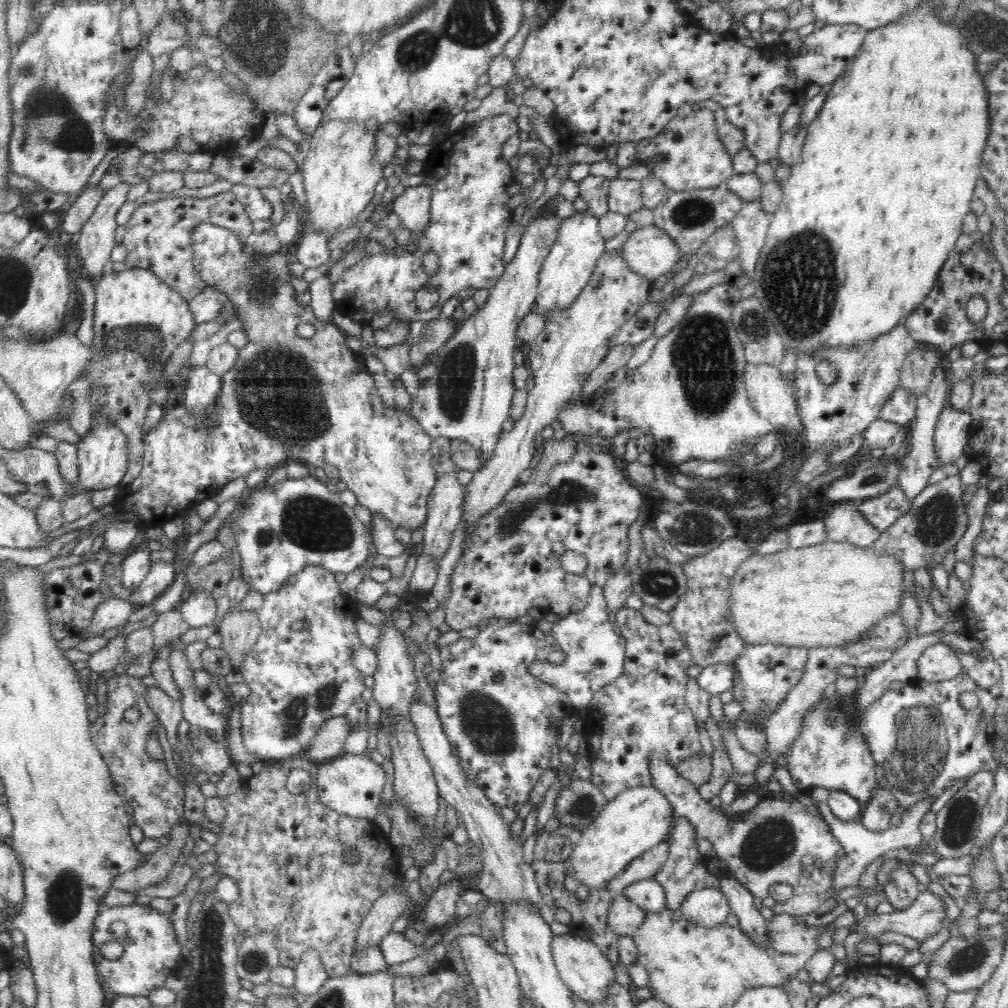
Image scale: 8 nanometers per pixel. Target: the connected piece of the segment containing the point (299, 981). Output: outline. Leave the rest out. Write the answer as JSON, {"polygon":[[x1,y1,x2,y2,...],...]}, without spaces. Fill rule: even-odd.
{"polygon":[[306,950,300,962,293,969,295,970,295,981,292,988,306,996,318,992,329,977,322,964,320,953,316,950]]}

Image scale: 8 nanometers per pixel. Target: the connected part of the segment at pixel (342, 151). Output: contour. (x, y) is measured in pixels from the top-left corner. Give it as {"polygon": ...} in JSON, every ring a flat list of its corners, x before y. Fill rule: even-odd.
{"polygon":[[336,119,321,123,311,135,310,149,301,172,304,175,312,234,335,237,357,225,360,214,374,204,375,188,383,178,383,167,374,159,375,133,368,131,364,123]]}

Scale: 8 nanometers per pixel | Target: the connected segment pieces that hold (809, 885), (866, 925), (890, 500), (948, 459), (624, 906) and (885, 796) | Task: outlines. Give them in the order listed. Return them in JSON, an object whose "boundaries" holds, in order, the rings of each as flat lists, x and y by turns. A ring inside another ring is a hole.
{"boundaries":[[[656,754,652,757,650,775,652,775,653,785,672,803,674,816,684,817,694,825,694,831,699,838,706,838,712,844,716,857,724,860,727,867,719,877,734,877,748,889,756,898,760,898,763,906,771,908,775,914,790,914,794,917,801,915,812,917,814,914,826,914,836,909,836,896,838,891,832,887,834,880,834,870,836,870,836,862,844,856,844,847,840,841,832,834,829,824,812,815,806,806,798,800,786,801,783,799,765,799,763,798,752,810,748,810,746,814,740,814,740,818,731,820,725,814,724,805,714,808,699,793,699,788,690,782,687,778,681,777,676,768,671,766,667,754],[806,856,816,856,820,860,824,860,824,866,810,872,808,876,804,876,802,872,807,868,804,863],[773,884,790,884,793,890,793,896,786,904,776,904,768,895,768,890]],[[922,891,908,908,891,914,872,914,855,923,855,932,865,934,868,939,884,932,899,932,924,942,929,936,944,929,946,917,944,903,938,895]],[[898,487,891,488,884,494,874,498,858,501,856,509,866,517,878,530,890,528,897,518,909,511,908,499,904,490]],[[946,404,935,427,934,446,940,465,954,464,969,446,972,421,969,412,958,411]],[[621,893,617,894,613,901,607,918,610,929,618,936,632,936,647,913]],[[878,787,860,814,860,822,872,832,881,833,891,826,890,816,900,809,895,796,886,788]]]}

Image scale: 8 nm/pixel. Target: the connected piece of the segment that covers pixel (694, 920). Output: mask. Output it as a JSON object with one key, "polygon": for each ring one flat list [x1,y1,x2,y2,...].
{"polygon":[[713,888,690,892,682,902,680,912,686,922,706,928,724,923,731,914,725,894,721,889]]}

